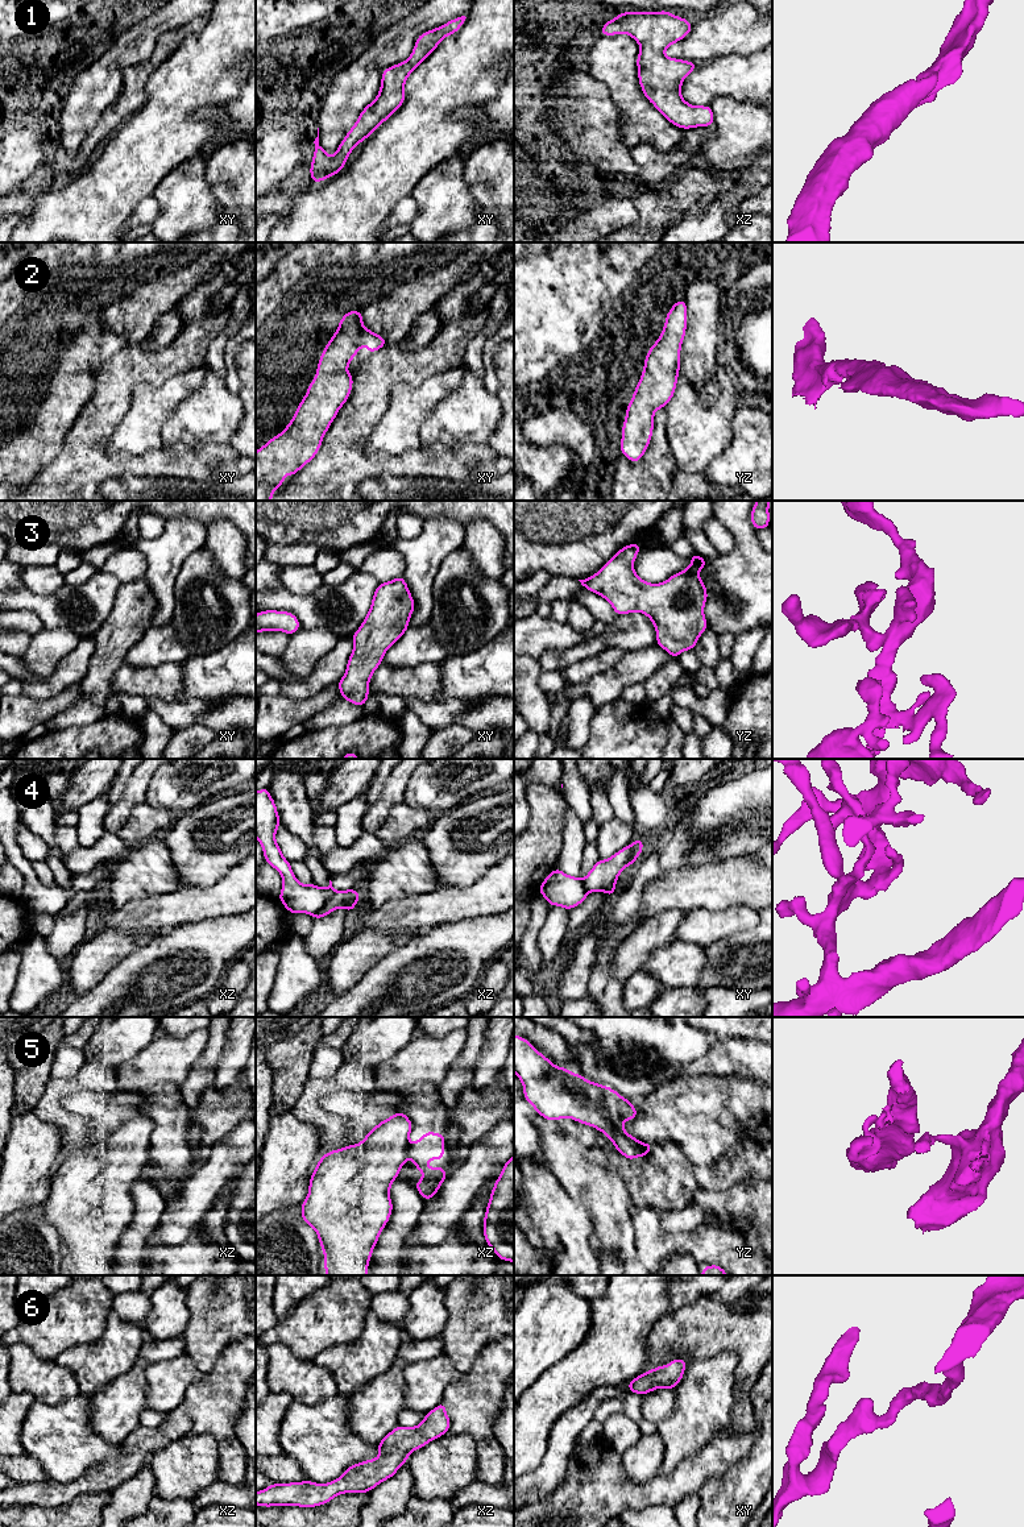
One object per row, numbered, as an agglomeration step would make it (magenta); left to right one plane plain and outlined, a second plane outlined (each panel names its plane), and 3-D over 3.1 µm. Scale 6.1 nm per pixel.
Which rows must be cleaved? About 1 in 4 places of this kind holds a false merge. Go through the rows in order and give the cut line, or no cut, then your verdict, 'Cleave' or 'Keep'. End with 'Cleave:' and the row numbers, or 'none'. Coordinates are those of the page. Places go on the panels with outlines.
1: No split. Keep
2: No split. Keep
3: No split. Keep
4: Split along xz (335, 892), (314, 916). Cleave
5: Split along xz (410, 1144), (406, 1156). Cleave
6: No split. Keep
Cleave: 4, 5

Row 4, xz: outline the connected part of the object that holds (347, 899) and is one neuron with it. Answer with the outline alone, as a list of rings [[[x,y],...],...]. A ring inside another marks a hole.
[[[356,888],[347,891],[337,891],[333,896],[326,902],[326,905],[314,916],[315,920],[332,913],[337,908],[345,908],[351,913],[353,913],[353,908],[357,901],[361,899]]]

